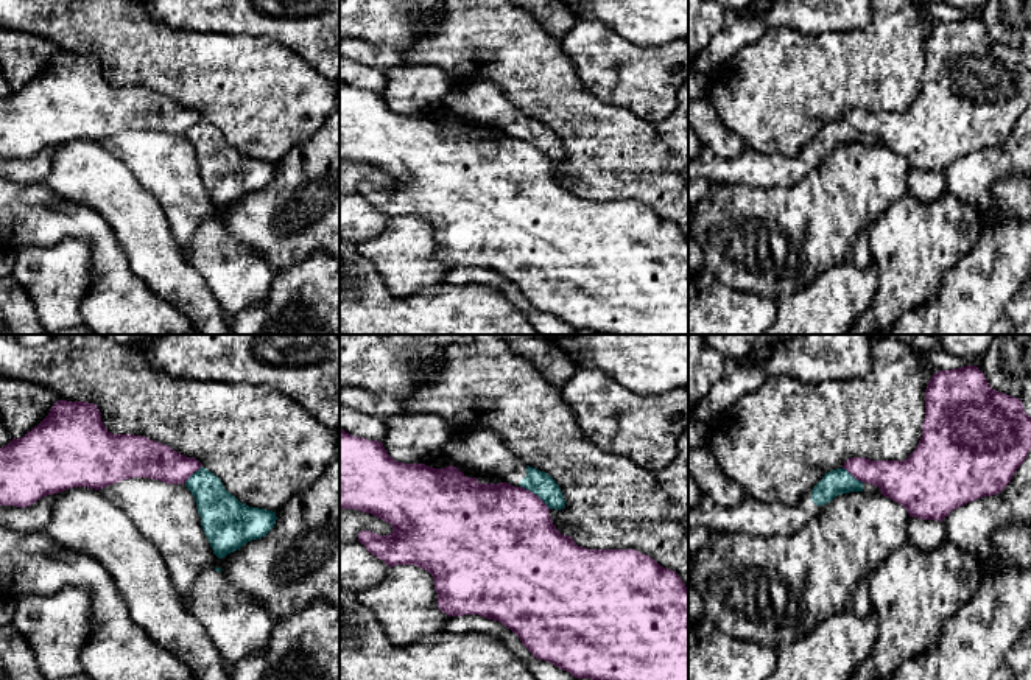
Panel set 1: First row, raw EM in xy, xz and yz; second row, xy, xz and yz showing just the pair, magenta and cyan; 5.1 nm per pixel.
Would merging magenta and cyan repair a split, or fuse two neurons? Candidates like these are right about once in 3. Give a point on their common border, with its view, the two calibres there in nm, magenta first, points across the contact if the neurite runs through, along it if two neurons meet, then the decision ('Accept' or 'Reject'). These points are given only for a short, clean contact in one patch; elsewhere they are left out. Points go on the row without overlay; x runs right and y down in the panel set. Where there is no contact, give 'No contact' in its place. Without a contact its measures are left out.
Touches magenta at xz (536, 147). Thickness 480 nm (magenta) against 120 nm. Boundary: xz (520, 137), (531, 142), (548, 161). Reject

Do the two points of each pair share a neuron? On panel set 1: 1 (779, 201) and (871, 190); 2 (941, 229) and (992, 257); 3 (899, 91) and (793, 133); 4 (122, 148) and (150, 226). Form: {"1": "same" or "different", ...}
{"1": "same", "2": "different", "3": "same", "4": "different"}

